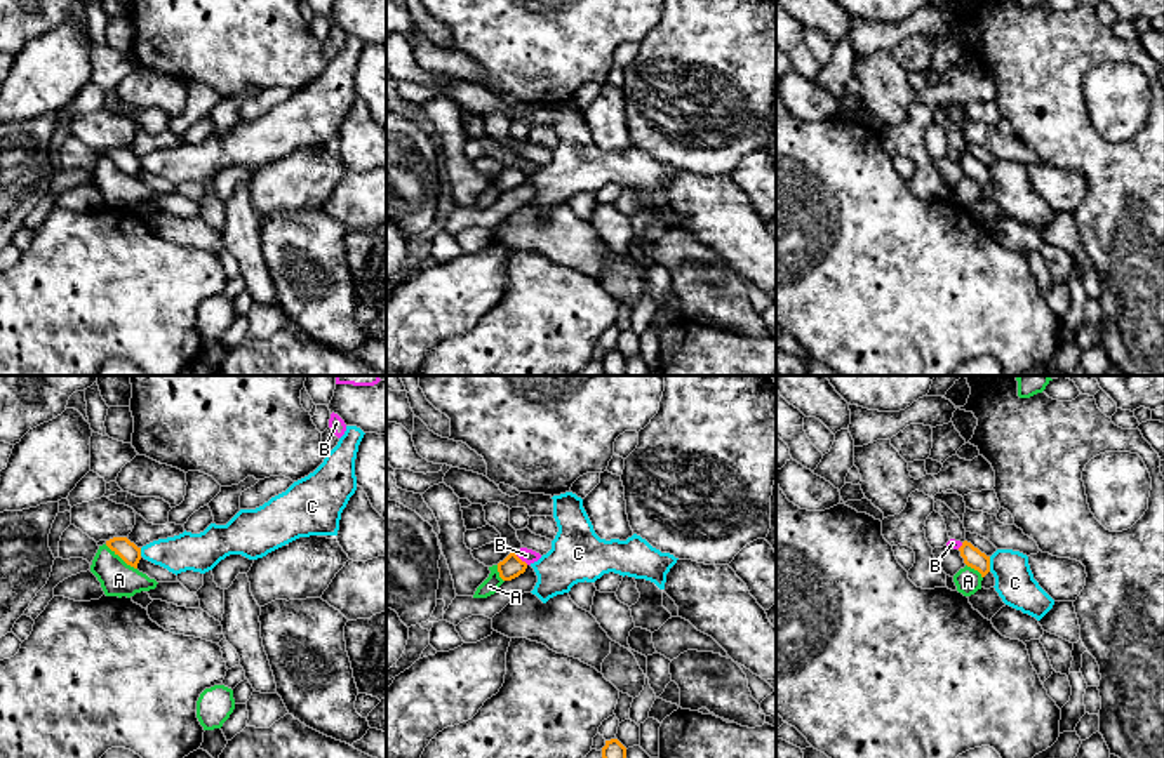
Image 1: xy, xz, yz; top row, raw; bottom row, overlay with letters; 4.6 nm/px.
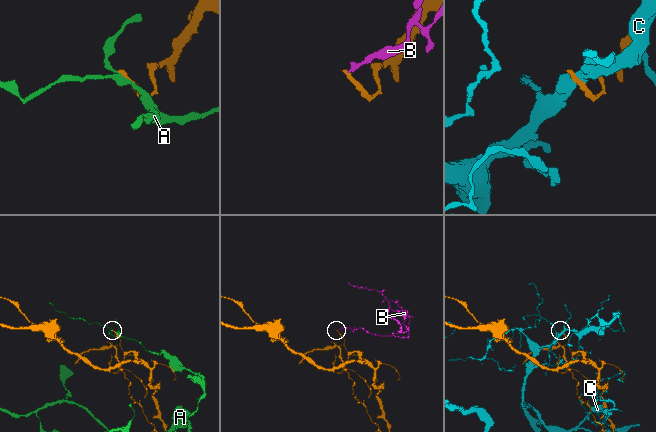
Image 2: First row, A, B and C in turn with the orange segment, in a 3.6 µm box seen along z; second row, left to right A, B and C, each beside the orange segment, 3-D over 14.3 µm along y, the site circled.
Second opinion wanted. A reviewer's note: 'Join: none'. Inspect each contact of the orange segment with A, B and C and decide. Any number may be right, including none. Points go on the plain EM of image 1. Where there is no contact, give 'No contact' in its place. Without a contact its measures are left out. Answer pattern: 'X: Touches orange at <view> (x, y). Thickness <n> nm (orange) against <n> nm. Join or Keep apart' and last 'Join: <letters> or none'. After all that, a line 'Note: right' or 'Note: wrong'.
A: Touches orange at xy (120, 167). Thickness 90 nm (orange) against 160 nm. Keep apart
B: Touches orange at xz (519, 169). Thickness 100 nm (orange) against 70 nm. Keep apart
C: Touches orange at yz (989, 174). Thickness 90 nm (orange) against 180 nm. Keep apart
Join: none
Note: right

